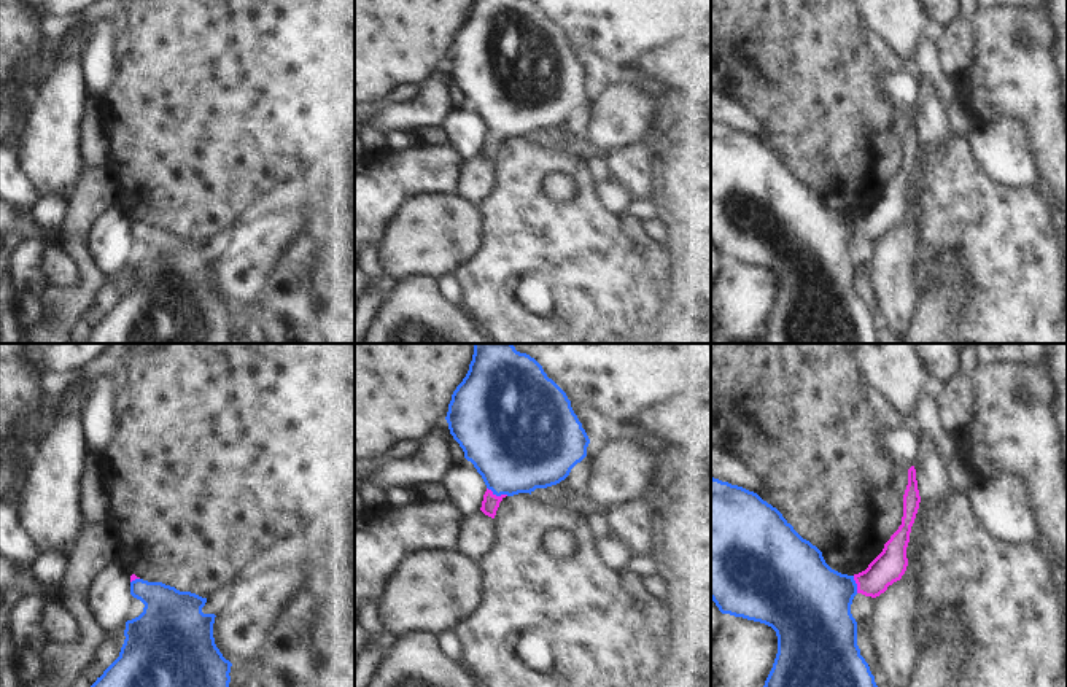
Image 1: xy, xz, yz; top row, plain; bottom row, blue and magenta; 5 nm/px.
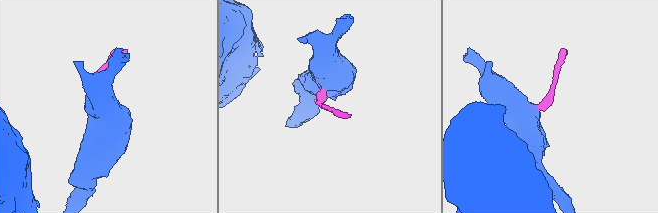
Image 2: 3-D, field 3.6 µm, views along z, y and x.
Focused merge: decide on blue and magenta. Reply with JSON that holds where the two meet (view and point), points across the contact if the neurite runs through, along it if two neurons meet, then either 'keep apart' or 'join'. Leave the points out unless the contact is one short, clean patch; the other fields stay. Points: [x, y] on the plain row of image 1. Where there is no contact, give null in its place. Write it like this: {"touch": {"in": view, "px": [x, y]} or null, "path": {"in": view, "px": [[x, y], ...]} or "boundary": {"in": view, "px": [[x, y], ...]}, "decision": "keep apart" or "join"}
{"touch": {"in": "xz", "px": [498, 139]}, "path": {"in": "xz", "px": [[516, 93], [498, 129], [498, 139], [490, 147]]}, "decision": "join"}

